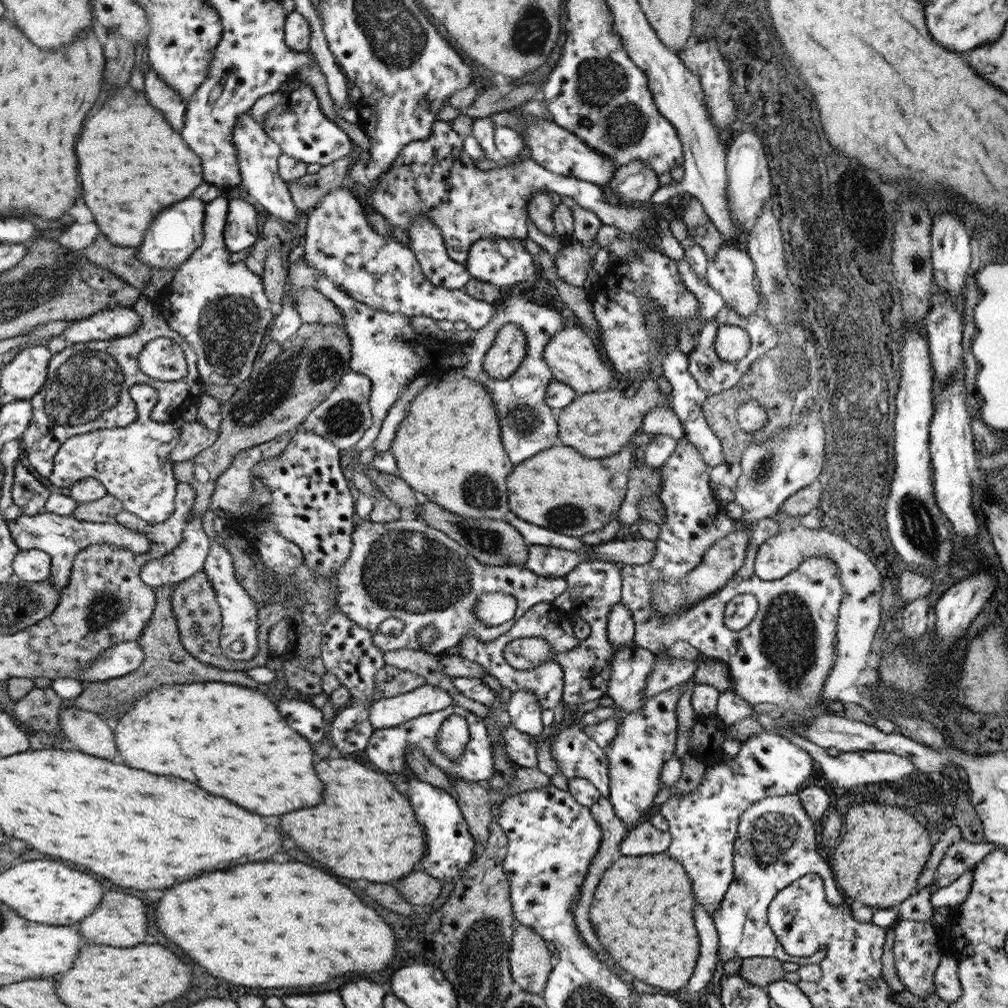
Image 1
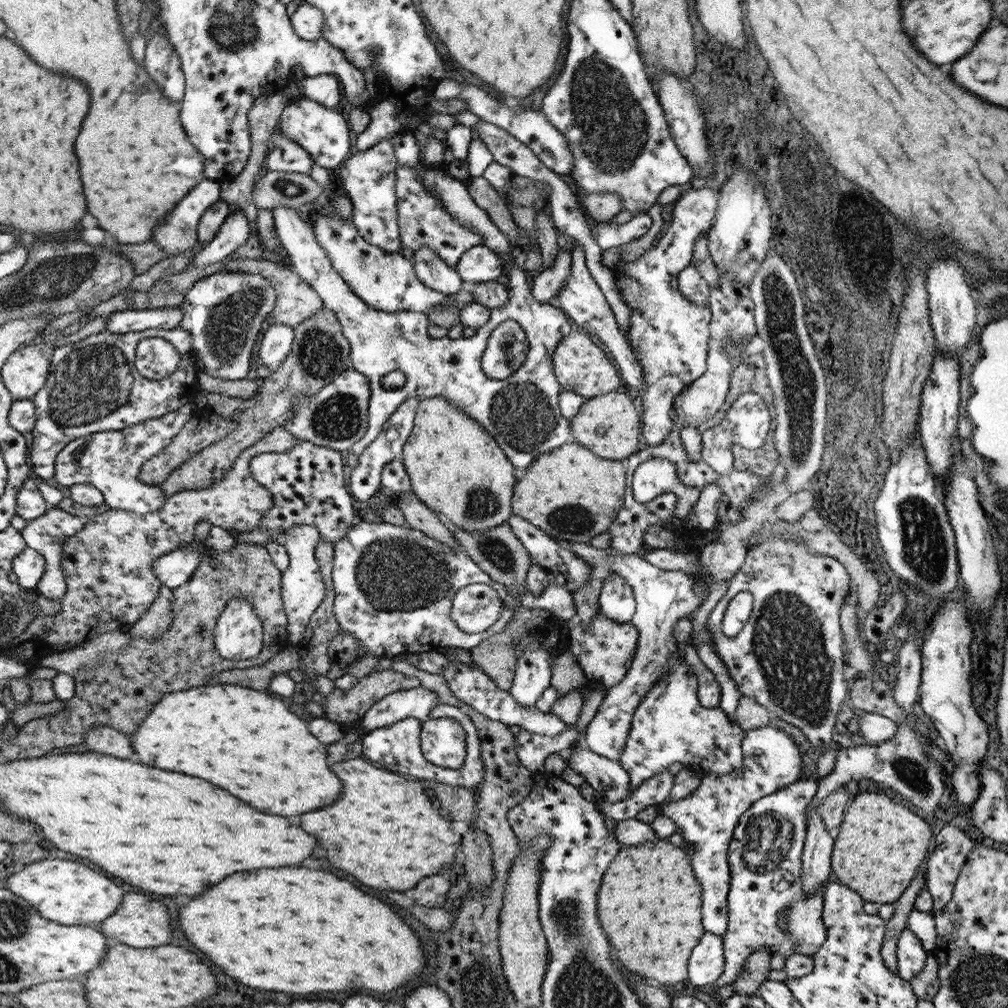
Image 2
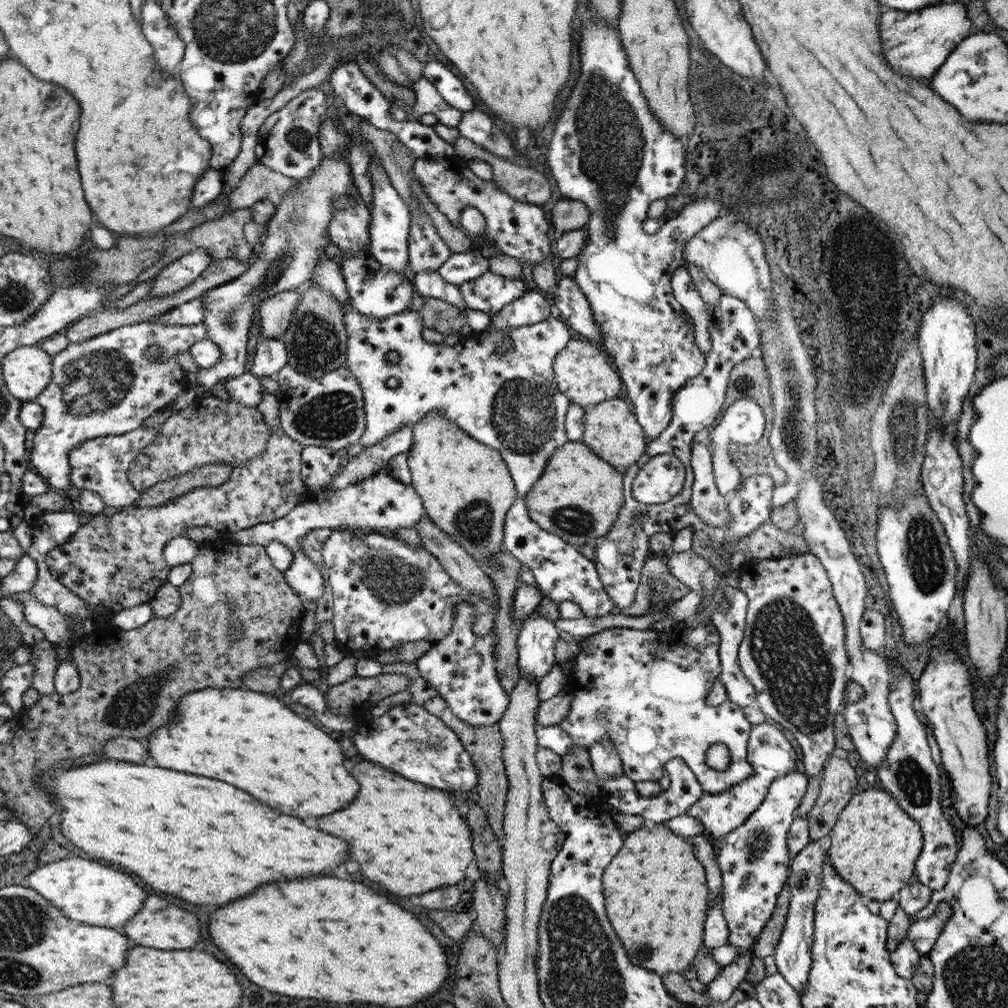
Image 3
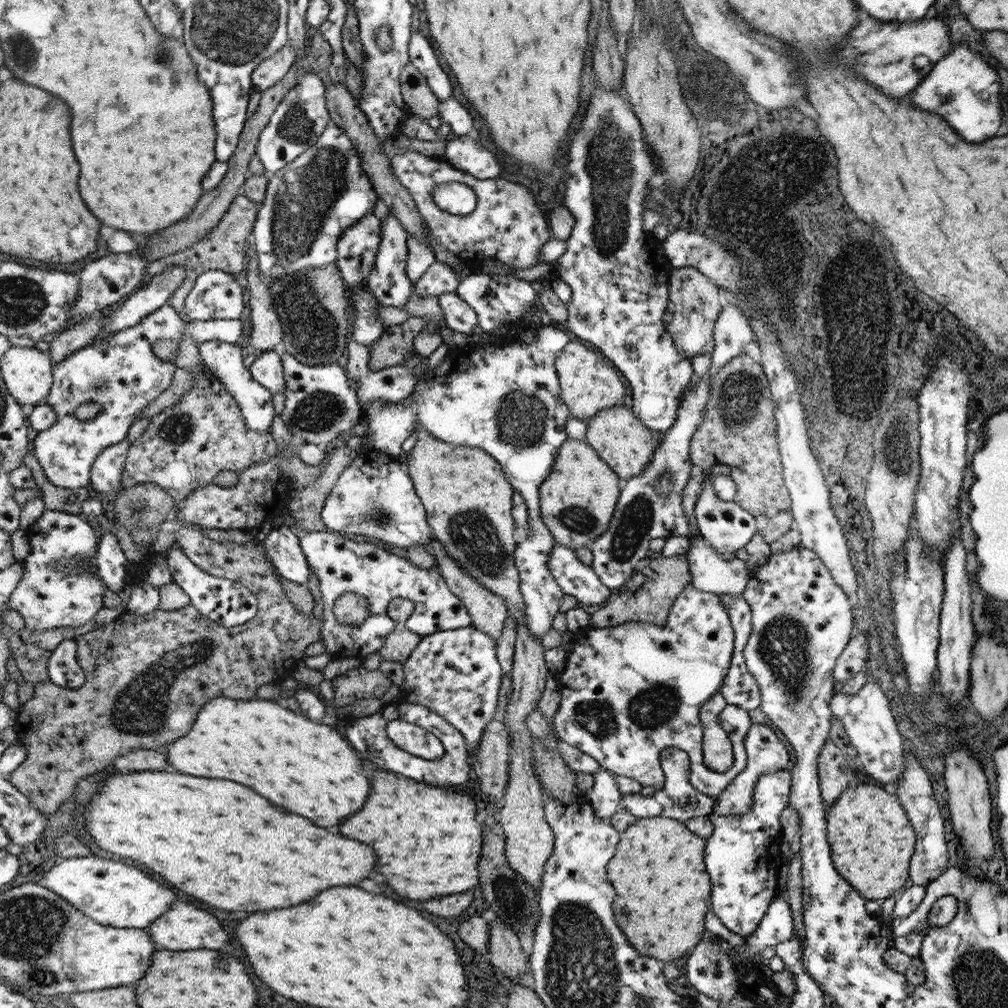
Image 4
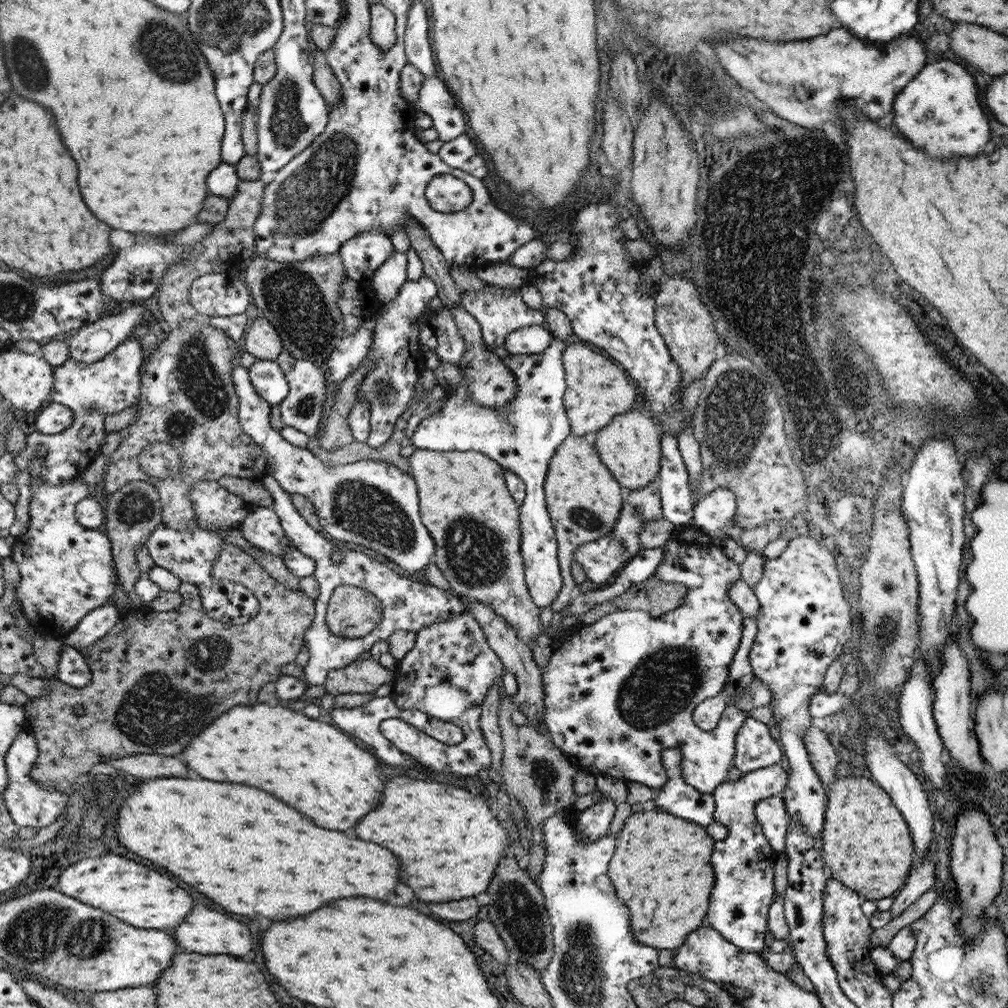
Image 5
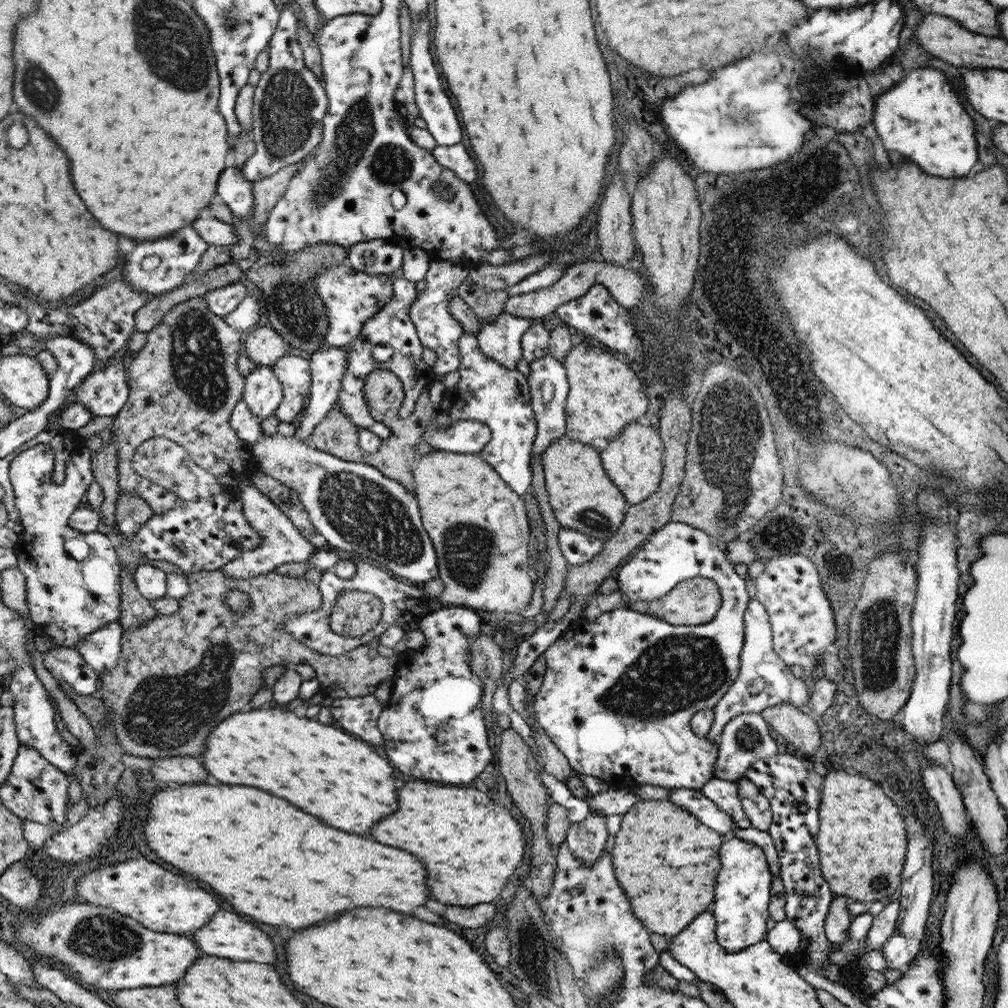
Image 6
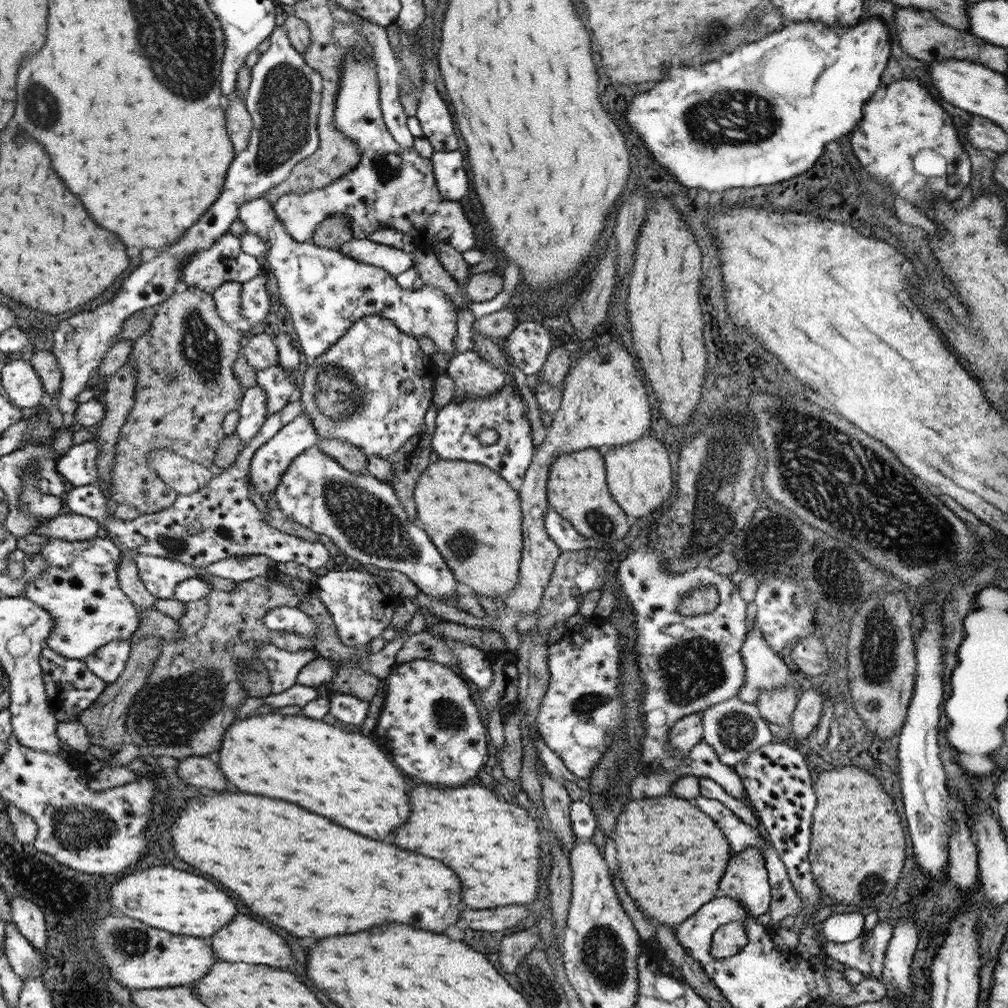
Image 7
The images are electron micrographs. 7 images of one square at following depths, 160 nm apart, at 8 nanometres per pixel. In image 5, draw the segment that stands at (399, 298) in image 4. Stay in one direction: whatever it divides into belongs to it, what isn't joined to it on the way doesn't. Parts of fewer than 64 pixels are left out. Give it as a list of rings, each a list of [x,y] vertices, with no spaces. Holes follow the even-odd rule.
[[[394,251],[388,260],[372,276],[371,284],[377,292],[377,299],[383,305],[390,304],[405,282],[408,281],[408,257],[406,253]]]

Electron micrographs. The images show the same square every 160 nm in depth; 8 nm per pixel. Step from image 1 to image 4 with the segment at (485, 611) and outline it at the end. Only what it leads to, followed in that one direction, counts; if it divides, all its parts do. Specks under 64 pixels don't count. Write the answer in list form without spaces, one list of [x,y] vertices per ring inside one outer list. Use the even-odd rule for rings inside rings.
[[[470,624],[423,637],[403,662],[406,691],[400,701],[424,706],[455,725],[464,734],[471,762],[482,742],[485,726],[497,718],[499,689],[506,676],[498,660],[499,650],[498,639]]]

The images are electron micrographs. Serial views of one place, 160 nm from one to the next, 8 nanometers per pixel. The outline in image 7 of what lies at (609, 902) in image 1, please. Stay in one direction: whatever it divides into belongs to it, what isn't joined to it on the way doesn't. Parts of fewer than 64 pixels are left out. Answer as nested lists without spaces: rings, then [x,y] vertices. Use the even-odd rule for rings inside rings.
[[[672,794],[654,798],[630,800],[625,806],[626,812],[618,816],[618,824],[613,830],[616,850],[618,850],[618,866],[620,878],[628,890],[628,894],[642,906],[650,918],[664,925],[680,925],[690,916],[701,910],[720,893],[720,882],[725,876],[732,854],[732,845],[714,822],[691,800],[676,797]]]

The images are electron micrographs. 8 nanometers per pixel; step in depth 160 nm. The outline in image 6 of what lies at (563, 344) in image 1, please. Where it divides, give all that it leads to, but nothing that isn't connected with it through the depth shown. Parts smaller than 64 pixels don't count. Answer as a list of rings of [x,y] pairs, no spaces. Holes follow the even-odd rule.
[[[590,345],[572,347],[563,360],[569,379],[568,406],[565,407],[568,426],[565,437],[584,444],[596,438],[616,439],[630,423],[636,423],[648,408],[648,398],[642,392],[642,382],[636,378],[636,370],[630,370],[624,362],[612,354],[590,350]]]

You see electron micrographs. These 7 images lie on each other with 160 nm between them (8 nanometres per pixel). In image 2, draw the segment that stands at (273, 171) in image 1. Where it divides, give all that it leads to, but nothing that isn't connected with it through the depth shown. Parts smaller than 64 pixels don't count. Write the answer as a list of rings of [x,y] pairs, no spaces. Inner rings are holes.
[[[402,129],[398,132],[393,137],[393,147],[397,153],[397,168],[416,167],[422,172],[423,183],[434,196],[442,200],[450,216],[458,220],[464,228],[470,228],[470,232],[480,234],[482,246],[500,253],[505,268],[510,273],[509,299],[506,304],[492,310],[489,322],[478,329],[472,338],[431,338],[427,332],[430,323],[427,313],[384,312],[366,304],[346,284],[338,270],[334,269],[329,254],[321,242],[318,242],[313,228],[308,228],[308,224],[300,220],[297,210],[282,207],[272,209],[276,235],[281,247],[286,248],[288,258],[293,258],[294,266],[290,270],[298,274],[302,281],[306,281],[318,296],[321,296],[325,303],[324,308],[333,309],[336,313],[342,333],[349,338],[353,349],[353,369],[369,377],[372,385],[368,430],[364,438],[353,444],[352,453],[359,456],[364,452],[380,434],[386,419],[390,418],[407,398],[418,397],[422,400],[443,396],[450,404],[464,409],[464,412],[477,420],[494,440],[498,440],[498,444],[502,444],[502,448],[506,448],[505,455],[510,456],[510,461],[521,475],[538,457],[572,441],[569,420],[561,412],[559,398],[562,386],[553,368],[553,356],[561,340],[575,330],[575,326],[561,308],[538,302],[533,297],[524,269],[515,263],[508,238],[491,222],[488,214],[474,203],[467,185],[450,175],[447,176],[443,171],[428,170],[417,164],[420,153],[413,130]],[[508,319],[515,319],[524,330],[529,342],[529,353],[514,374],[504,380],[494,380],[488,378],[481,369],[481,358],[496,326]],[[394,370],[403,372],[407,378],[406,382],[398,389],[385,389],[382,387],[382,378]]]

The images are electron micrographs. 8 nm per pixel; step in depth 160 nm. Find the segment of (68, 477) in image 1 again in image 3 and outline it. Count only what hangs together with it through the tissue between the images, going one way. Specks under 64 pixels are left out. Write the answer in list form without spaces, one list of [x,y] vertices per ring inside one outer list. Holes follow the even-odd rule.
[[[142,427],[120,436],[97,436],[96,438],[83,440],[68,455],[71,468],[71,486],[95,492],[98,496],[101,496],[108,508],[134,507],[135,502],[140,500],[141,491],[136,490],[130,484],[128,469],[138,452],[150,442],[156,440],[157,434],[159,434],[159,430],[156,428]]]

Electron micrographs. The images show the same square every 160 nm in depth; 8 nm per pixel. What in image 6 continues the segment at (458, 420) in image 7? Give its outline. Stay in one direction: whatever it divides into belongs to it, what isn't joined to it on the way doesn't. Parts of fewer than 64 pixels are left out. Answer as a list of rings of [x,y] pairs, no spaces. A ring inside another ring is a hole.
[[[464,333],[459,339],[461,379],[451,404],[440,404],[436,421],[447,427],[458,419],[476,419],[492,429],[490,442],[478,453],[510,486],[512,492],[525,496],[532,486],[531,448],[537,433],[536,419],[531,407],[529,384],[518,369],[508,370],[502,363],[486,356],[479,347],[477,336]]]

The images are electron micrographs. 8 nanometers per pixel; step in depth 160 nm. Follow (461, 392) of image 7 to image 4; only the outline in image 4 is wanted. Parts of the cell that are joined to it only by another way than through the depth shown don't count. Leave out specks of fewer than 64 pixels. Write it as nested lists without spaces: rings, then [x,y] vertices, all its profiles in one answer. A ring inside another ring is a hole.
[[[473,274],[459,281],[457,293],[476,311],[478,323],[483,332],[490,334],[492,330],[498,330],[499,326],[508,323],[516,326],[522,322],[530,322],[530,317],[524,316],[531,314],[538,305],[538,293],[535,291],[534,284],[512,278],[510,275]]]

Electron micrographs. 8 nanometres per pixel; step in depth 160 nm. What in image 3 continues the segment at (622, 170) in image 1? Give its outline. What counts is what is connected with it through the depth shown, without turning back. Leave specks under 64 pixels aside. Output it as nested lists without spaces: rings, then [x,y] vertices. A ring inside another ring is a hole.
[[[563,198],[552,208],[551,220],[556,235],[572,232],[590,221],[590,210],[582,202]]]

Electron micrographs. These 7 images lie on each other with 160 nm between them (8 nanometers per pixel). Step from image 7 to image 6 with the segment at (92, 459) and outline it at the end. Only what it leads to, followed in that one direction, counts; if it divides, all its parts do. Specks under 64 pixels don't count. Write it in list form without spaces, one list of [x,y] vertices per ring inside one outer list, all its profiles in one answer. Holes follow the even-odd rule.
[[[38,443],[32,448],[23,450],[9,465],[9,482],[13,486],[16,508],[22,530],[19,539],[13,546],[16,553],[17,567],[26,577],[26,600],[29,615],[36,627],[41,627],[45,634],[54,640],[57,646],[80,648],[94,631],[101,630],[105,624],[121,618],[121,564],[113,541],[104,534],[104,530],[83,533],[68,526],[71,514],[84,505],[85,492],[89,489],[95,476],[91,468],[92,450],[87,445],[74,447],[72,458],[66,468],[65,482],[56,484],[53,481],[55,452],[49,444]],[[80,538],[85,540],[90,551],[83,560],[76,560],[64,549],[64,542]]]

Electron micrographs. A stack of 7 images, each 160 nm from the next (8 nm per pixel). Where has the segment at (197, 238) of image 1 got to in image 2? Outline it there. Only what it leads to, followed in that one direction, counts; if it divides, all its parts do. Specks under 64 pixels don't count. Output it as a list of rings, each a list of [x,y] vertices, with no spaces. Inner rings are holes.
[[[205,178],[198,183],[190,196],[178,204],[178,210],[152,238],[168,255],[178,255],[197,244],[197,229],[206,210],[221,199],[221,183]]]

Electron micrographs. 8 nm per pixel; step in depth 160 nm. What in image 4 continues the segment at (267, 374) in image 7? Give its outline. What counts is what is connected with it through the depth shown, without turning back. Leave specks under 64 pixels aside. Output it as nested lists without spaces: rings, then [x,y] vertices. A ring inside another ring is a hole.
[[[281,349],[280,356],[283,362],[283,390],[285,405],[281,412],[282,420],[289,428],[289,434],[294,439],[304,440],[307,443],[321,447],[330,447],[340,434],[350,432],[362,418],[362,406],[356,398],[354,389],[350,390],[344,374],[344,365],[324,364],[314,366],[302,364],[296,357]]]

